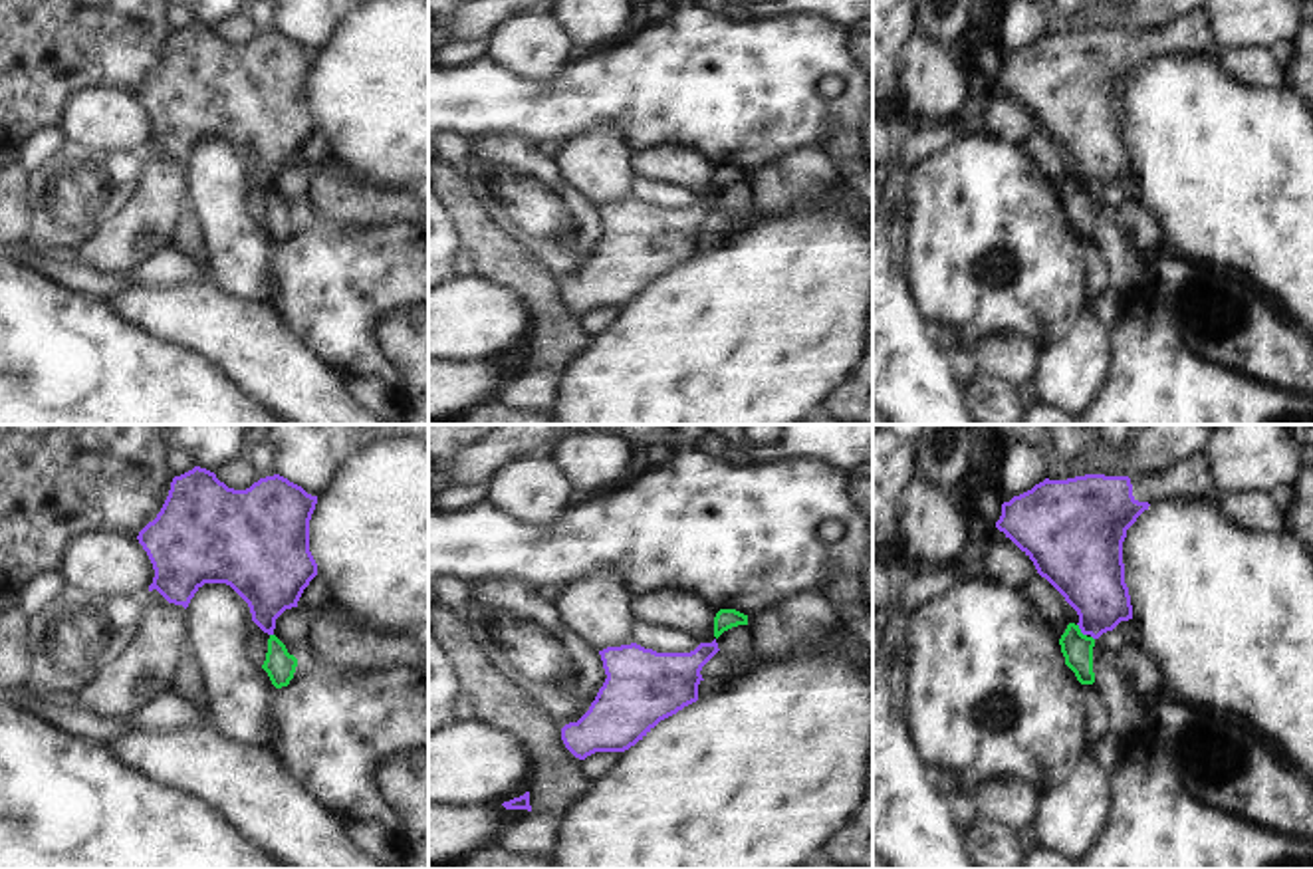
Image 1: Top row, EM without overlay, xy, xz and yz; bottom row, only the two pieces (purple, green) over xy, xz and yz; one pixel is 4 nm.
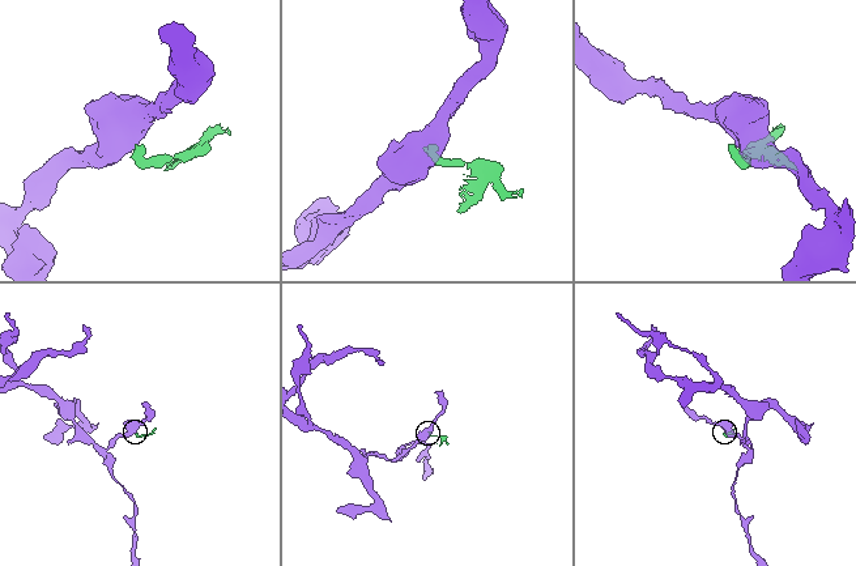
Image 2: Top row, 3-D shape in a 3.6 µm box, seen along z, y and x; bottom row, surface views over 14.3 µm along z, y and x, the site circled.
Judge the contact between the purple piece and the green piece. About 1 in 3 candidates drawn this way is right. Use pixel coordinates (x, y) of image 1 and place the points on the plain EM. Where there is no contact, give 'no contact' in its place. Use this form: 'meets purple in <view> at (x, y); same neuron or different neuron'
meets purple in yz at (1079, 183); different neuron

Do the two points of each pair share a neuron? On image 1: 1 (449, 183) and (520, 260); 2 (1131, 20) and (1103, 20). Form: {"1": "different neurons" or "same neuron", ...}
{"1": "same neuron", "2": "same neuron"}

